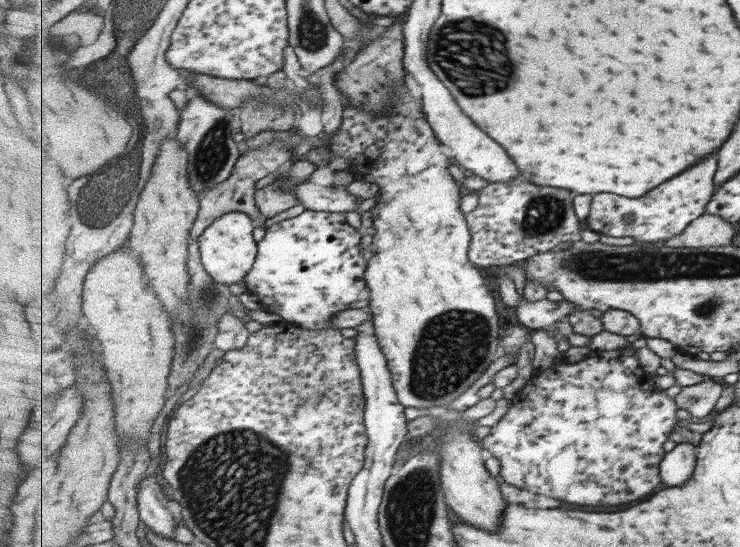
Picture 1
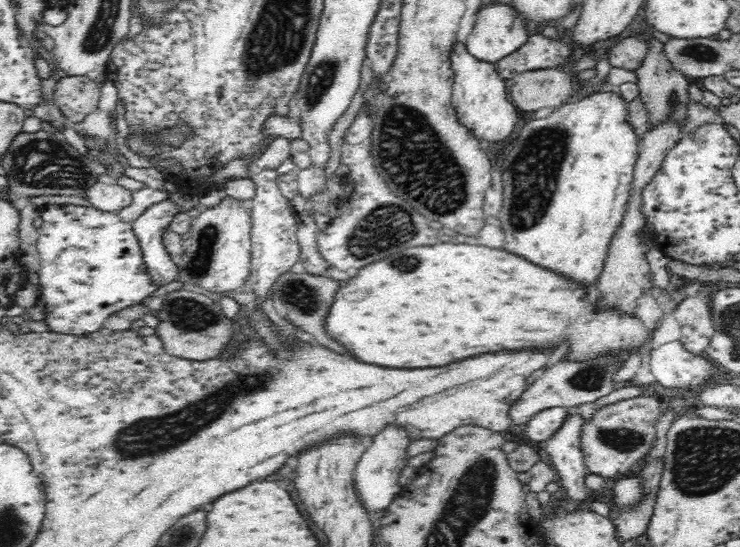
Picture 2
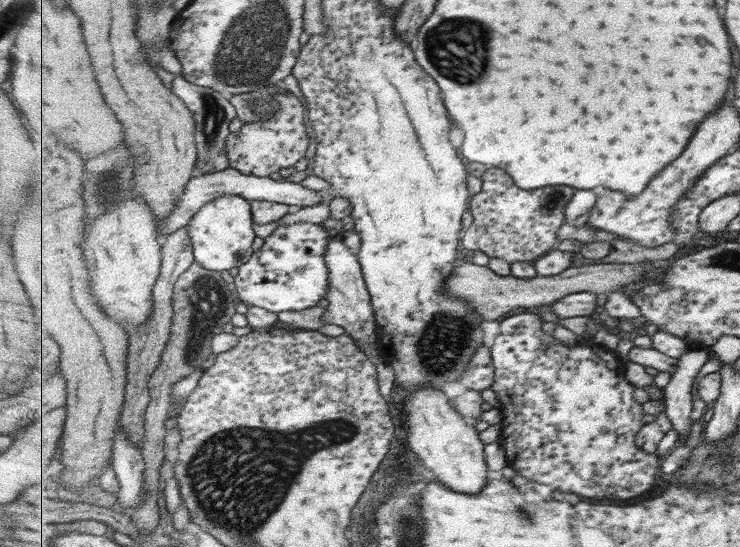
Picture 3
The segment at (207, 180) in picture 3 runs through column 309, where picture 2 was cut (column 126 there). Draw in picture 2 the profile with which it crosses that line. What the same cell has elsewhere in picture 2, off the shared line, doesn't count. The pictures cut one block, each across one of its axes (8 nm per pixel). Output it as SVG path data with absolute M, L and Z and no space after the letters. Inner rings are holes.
M97 182L87 190L85 199L96 210L115 212L128 206L132 202L132 191L116 184L104 184Z

